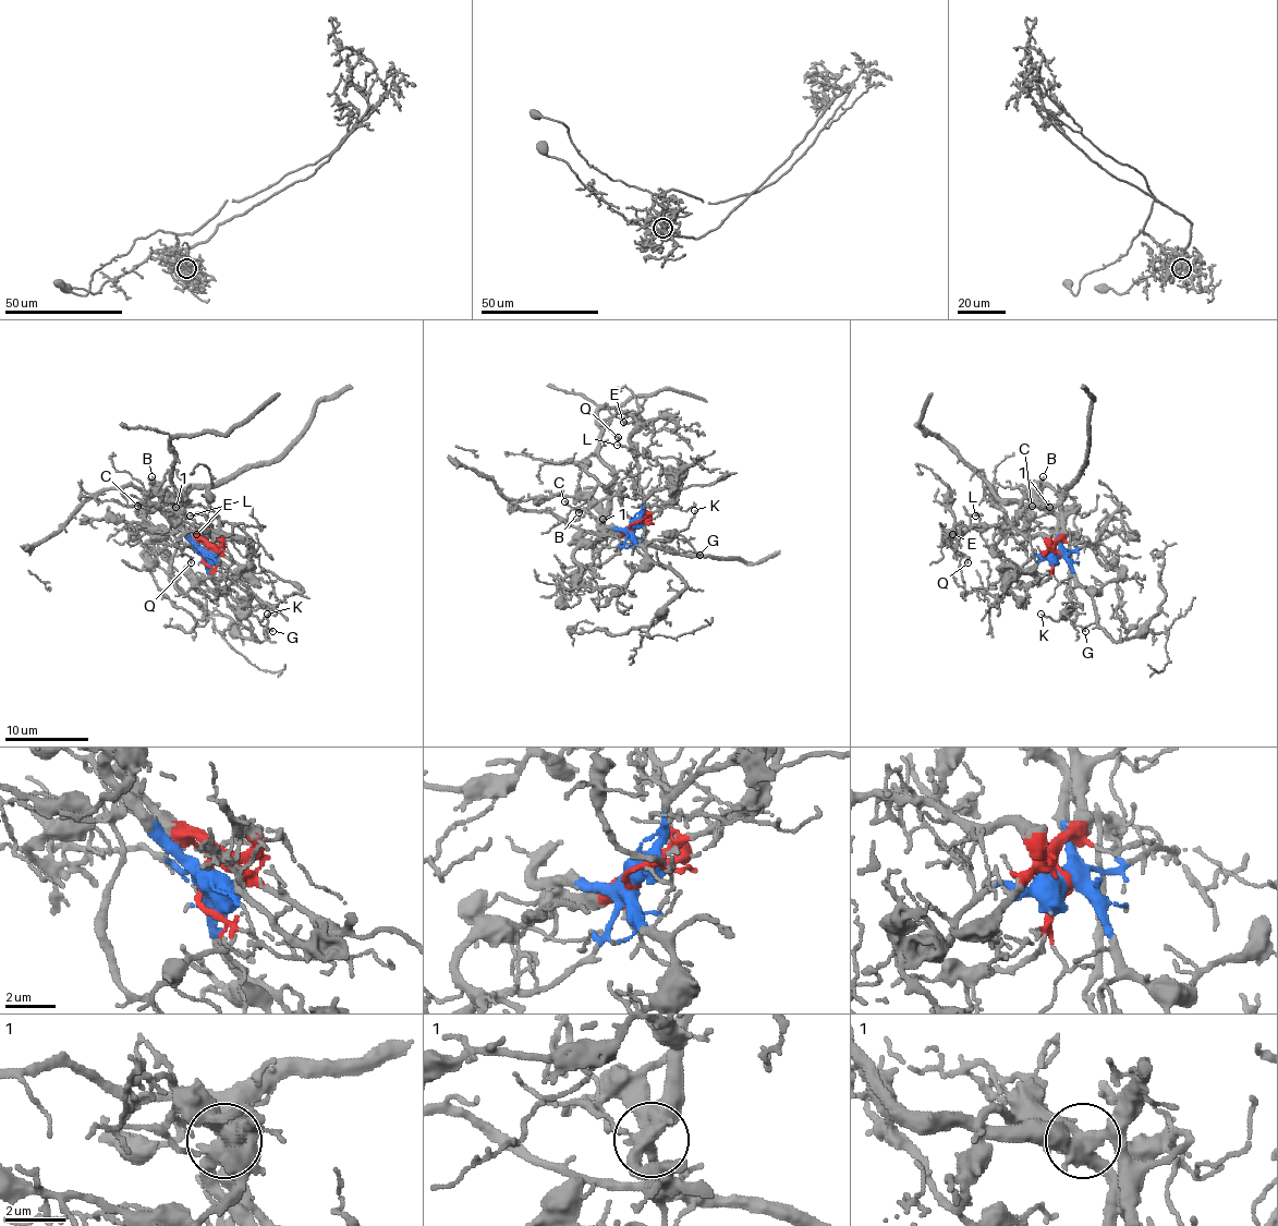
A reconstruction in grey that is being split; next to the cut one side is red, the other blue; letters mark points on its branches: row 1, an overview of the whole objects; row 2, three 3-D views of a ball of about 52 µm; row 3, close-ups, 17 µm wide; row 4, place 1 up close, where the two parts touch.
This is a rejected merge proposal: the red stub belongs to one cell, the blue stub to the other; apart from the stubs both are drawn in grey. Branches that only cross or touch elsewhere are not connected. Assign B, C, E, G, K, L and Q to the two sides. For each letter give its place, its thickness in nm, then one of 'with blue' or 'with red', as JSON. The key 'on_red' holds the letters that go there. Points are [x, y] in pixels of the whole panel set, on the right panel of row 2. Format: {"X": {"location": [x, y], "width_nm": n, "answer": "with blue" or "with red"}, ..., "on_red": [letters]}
{"B": {"location": [1043, 476], "width_nm": 150, "answer": "with red"}, "C": {"location": [1032, 506], "width_nm": 120, "answer": "with red"}, "E": {"location": [952, 534], "width_nm": 170, "answer": "with red"}, "G": {"location": [1085, 631], "width_nm": 110, "answer": "with blue"}, "K": {"location": [1041, 614], "width_nm": 110, "answer": "with blue"}, "L": {"location": [975, 516], "width_nm": 120, "answer": "with red"}, "Q": {"location": [968, 562], "width_nm": 130, "answer": "with red"}, "on_red": ["B", "C", "E", "L", "Q"]}

